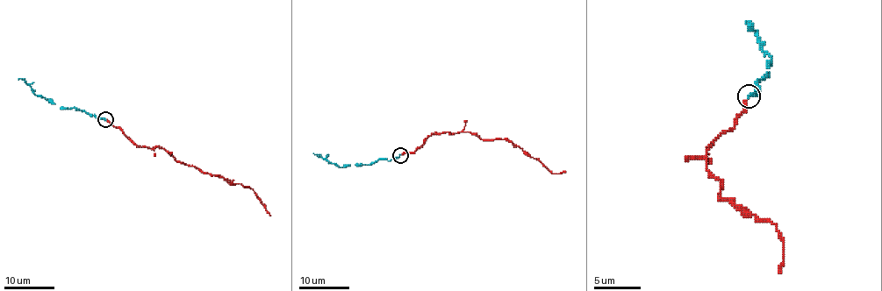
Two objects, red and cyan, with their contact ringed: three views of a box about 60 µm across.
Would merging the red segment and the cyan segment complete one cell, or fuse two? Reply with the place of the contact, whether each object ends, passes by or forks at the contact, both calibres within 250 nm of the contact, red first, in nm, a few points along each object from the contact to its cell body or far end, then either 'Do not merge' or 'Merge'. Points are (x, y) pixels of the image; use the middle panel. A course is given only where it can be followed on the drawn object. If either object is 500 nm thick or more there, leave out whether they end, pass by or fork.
Place: (400, 155). At the ring red ends. At the ring cyan ends. Thickness 240 nm (red) against 280 nm. Course of red: (400, 154), (412, 153), (434, 133), (469, 131), (482, 139), (510, 140), (553, 173), (565, 171). Course of cyan: (400, 154), (389, 160), (377, 159), (369, 165), (341, 167), (313, 153). Merge

